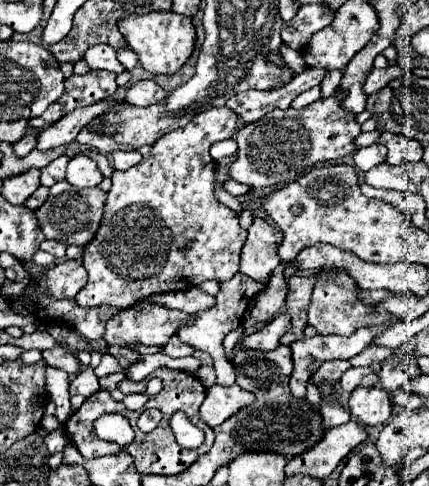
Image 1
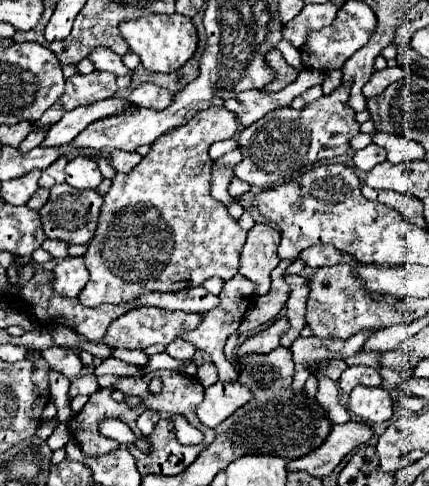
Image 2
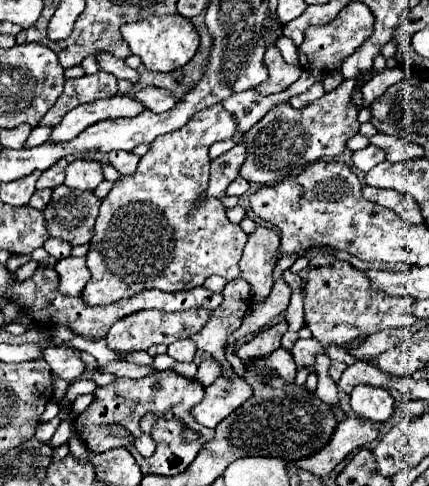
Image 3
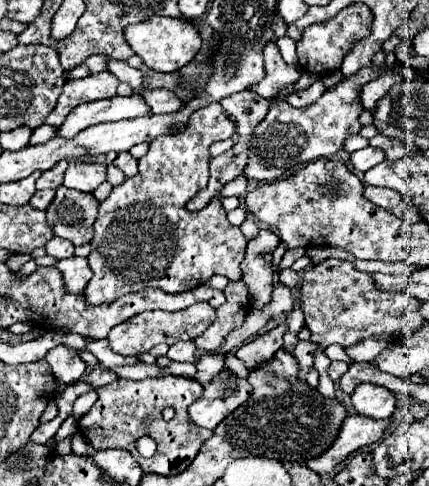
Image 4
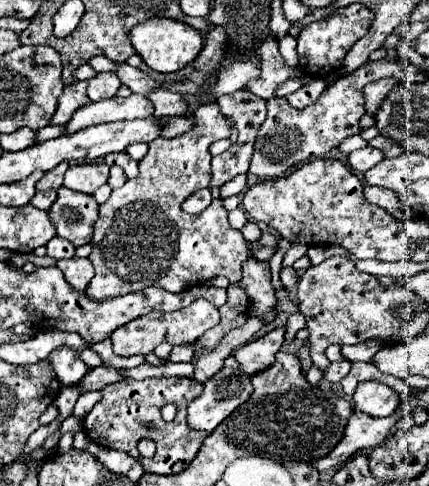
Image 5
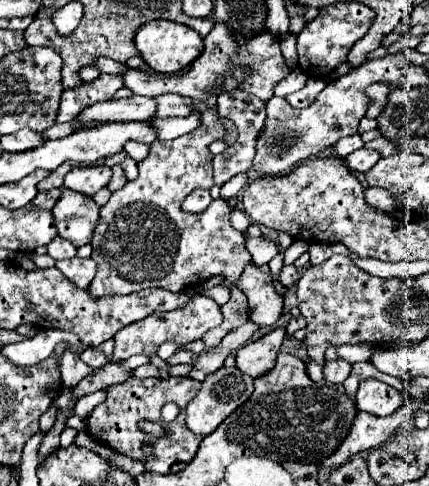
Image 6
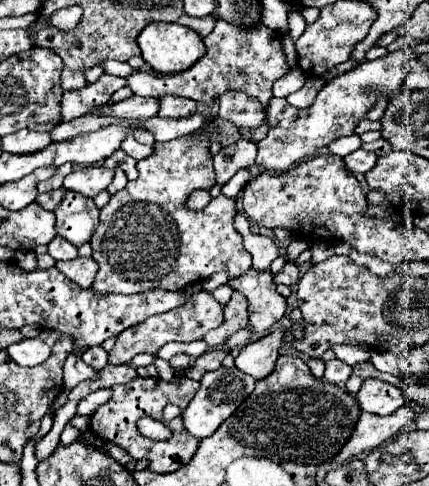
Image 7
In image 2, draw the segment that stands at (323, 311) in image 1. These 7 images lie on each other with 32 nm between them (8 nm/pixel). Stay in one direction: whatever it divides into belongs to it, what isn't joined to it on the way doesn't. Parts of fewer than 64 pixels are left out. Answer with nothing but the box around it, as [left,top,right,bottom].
[306,266,410,338]

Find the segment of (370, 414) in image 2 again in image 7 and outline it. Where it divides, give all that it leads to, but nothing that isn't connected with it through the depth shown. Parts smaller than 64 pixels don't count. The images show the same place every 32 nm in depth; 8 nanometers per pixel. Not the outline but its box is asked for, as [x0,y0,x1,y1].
[356,378,406,416]

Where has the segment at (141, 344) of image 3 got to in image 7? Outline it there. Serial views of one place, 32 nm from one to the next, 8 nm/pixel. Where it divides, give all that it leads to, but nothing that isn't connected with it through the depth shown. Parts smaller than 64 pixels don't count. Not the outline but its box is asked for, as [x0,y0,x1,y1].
[108,290,224,364]

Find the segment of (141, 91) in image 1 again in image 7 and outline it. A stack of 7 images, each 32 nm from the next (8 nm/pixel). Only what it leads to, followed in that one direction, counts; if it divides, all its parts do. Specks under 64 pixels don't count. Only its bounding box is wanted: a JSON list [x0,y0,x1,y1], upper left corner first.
[158,96,196,118]

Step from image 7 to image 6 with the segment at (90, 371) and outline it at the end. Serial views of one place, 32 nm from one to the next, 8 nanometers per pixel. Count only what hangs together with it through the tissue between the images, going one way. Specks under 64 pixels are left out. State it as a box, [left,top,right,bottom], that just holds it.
[58,350,92,388]

